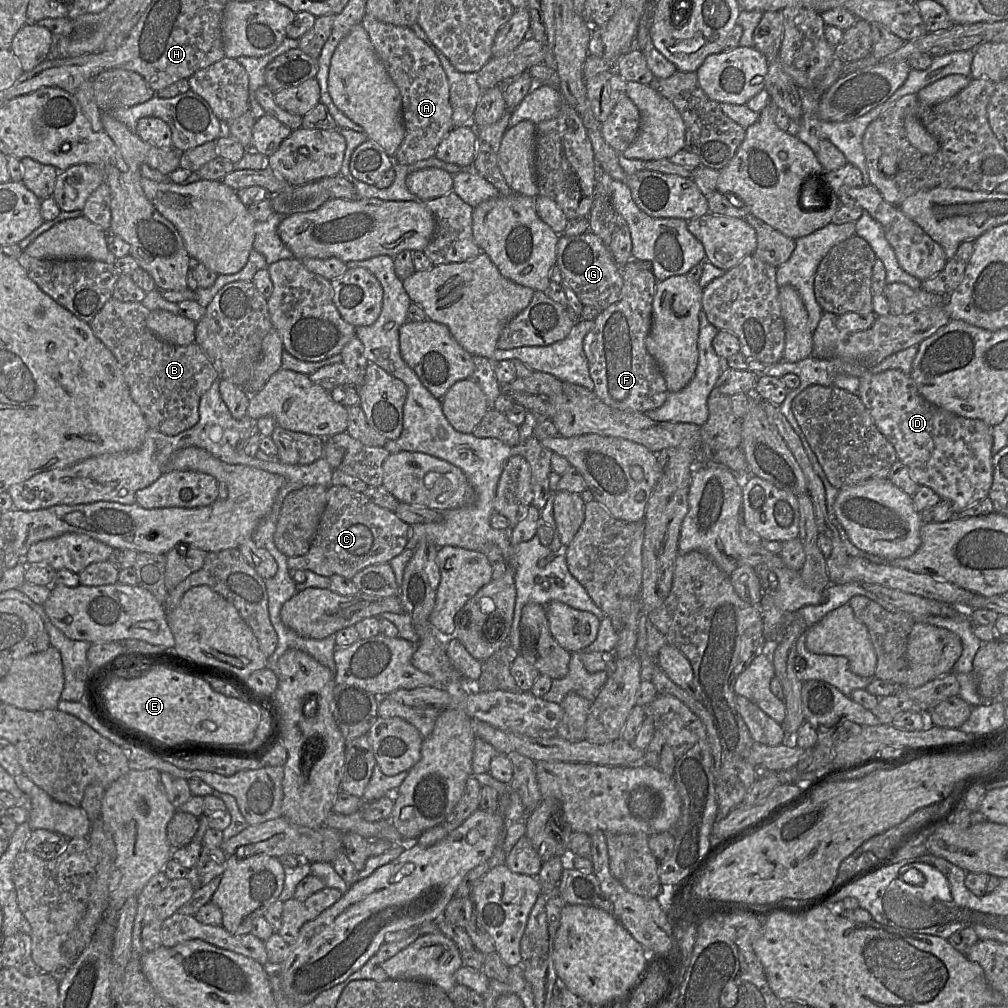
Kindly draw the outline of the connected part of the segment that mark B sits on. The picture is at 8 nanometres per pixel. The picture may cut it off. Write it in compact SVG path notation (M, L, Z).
M111 297L88 324L120 364L148 426L172 436L199 421L200 399L219 374L196 342L179 346L158 338L147 326L150 312L141 302L121 302Z

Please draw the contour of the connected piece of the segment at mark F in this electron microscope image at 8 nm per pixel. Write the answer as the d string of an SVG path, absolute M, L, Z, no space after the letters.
M631 259L618 266L623 278L620 298L598 314L594 327L584 337L583 350L594 382L593 391L599 399L615 409L645 413L661 407L669 393L661 369L645 345L658 280L651 270L641 268Z

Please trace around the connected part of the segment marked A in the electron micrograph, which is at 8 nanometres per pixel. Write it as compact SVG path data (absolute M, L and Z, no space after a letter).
M367 15L361 24L401 94L405 135L392 158L398 164L410 165L433 157L441 140L453 129L448 78L437 55L410 27L380 22Z

